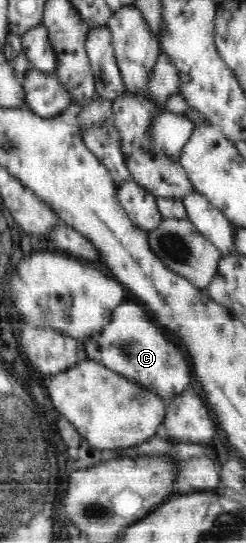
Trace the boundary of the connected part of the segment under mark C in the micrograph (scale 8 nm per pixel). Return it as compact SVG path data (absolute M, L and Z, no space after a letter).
M121 303L113 309L108 325L100 332L83 341L85 357L100 363L109 371L124 376L150 391L160 399L168 401L191 387L192 368L181 347L170 338L167 331L162 331L154 325L148 312L144 313L142 305L136 303Z

